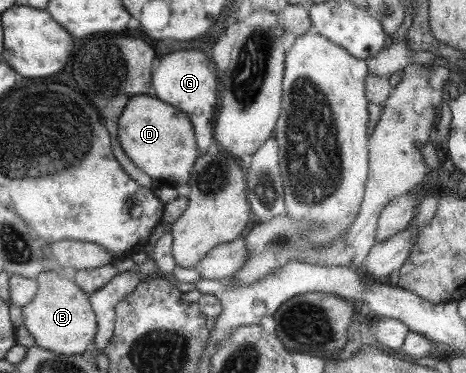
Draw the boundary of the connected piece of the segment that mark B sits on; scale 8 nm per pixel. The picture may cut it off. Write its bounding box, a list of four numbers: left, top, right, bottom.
[22,270,98,355]

